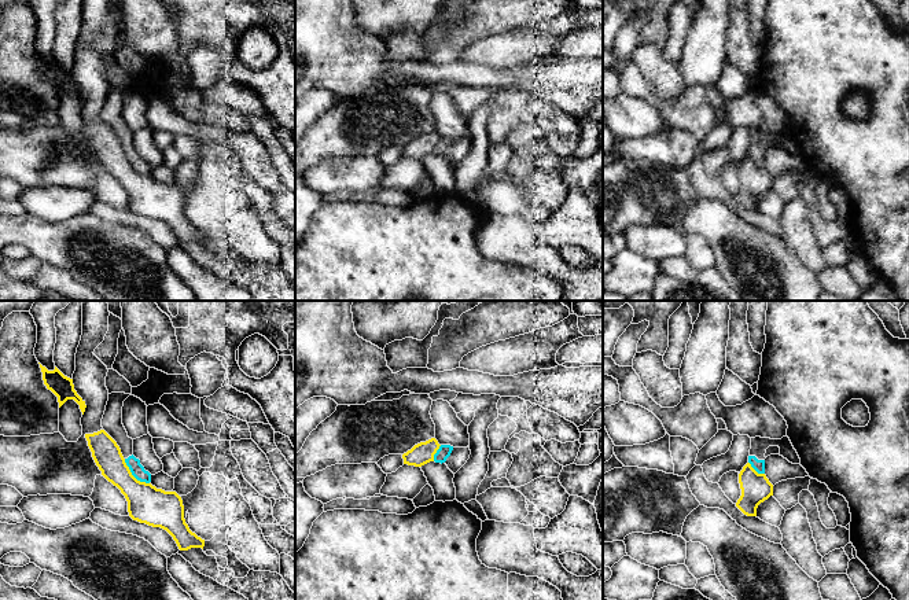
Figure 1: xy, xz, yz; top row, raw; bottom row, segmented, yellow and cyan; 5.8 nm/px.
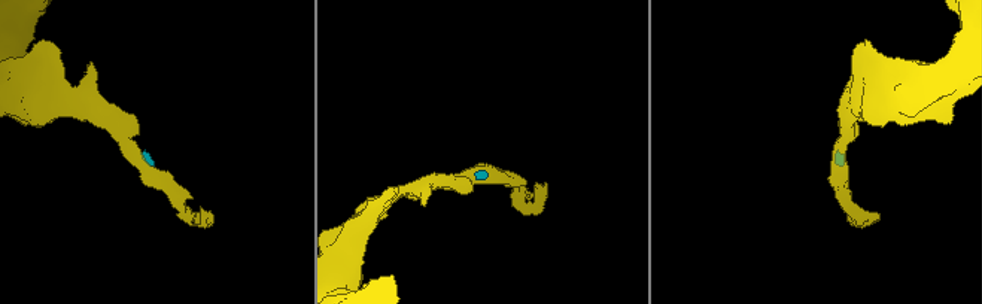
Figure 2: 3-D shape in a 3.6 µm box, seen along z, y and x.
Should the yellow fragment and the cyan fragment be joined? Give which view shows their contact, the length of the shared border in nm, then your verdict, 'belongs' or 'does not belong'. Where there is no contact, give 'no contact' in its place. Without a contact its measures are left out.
xy | 220 nm | does not belong

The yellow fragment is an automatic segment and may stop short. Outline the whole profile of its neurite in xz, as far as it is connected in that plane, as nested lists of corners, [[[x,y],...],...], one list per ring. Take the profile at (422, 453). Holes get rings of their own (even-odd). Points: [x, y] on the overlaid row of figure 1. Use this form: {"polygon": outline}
{"polygon": [[[435,438],[420,442],[402,454],[404,464],[422,467],[430,461],[434,461],[434,454],[439,449],[439,446],[441,445]]]}

